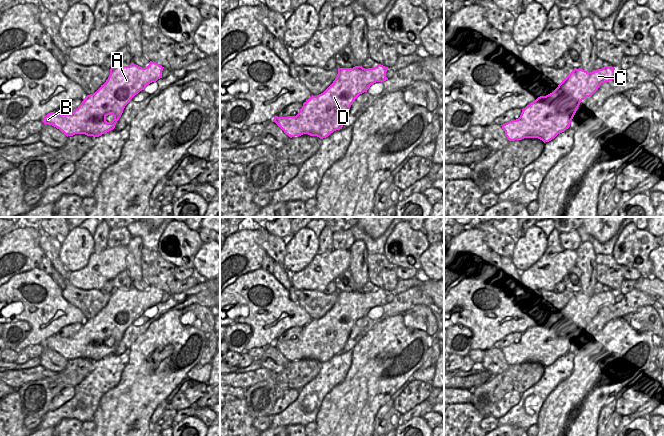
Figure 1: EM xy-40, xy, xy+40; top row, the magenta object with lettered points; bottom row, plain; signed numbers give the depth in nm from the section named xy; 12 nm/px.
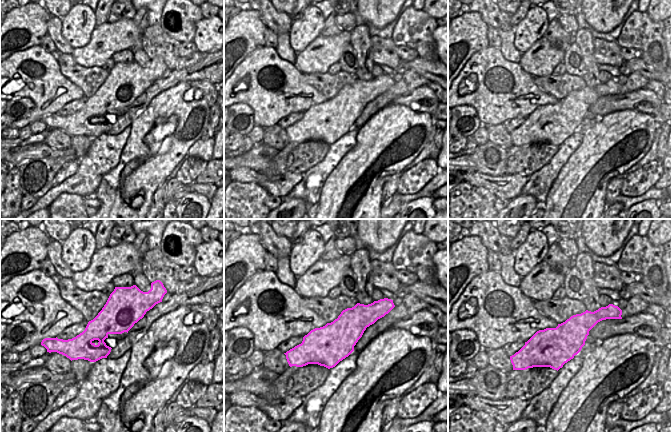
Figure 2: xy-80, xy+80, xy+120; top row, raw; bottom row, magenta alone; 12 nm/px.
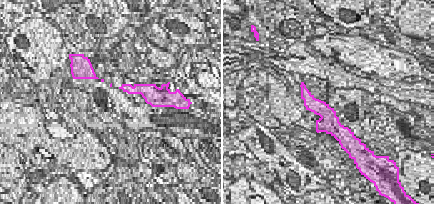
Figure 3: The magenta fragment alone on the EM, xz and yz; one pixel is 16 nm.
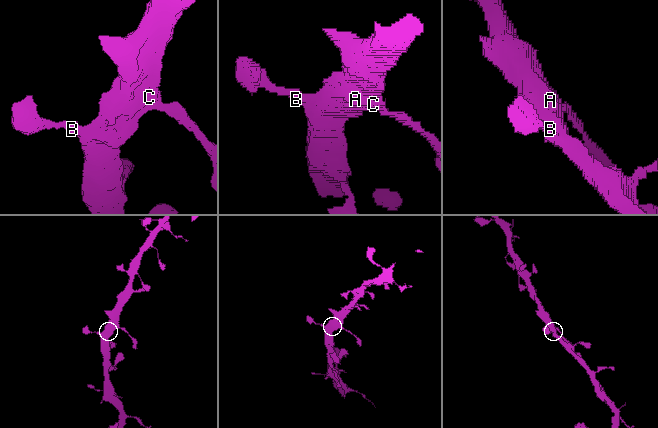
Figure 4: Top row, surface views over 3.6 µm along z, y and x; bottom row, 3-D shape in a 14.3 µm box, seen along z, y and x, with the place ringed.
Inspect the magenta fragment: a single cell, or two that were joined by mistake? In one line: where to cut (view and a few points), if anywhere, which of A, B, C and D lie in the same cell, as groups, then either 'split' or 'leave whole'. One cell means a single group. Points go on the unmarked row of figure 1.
cut none; groups A B C D; leave whole

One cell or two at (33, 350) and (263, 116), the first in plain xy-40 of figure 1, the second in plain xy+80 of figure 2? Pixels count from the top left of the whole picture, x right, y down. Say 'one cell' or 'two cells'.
two cells

